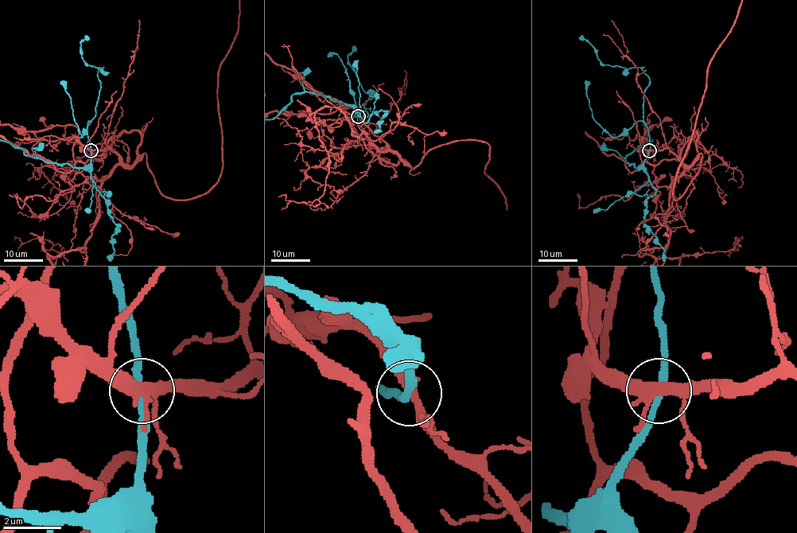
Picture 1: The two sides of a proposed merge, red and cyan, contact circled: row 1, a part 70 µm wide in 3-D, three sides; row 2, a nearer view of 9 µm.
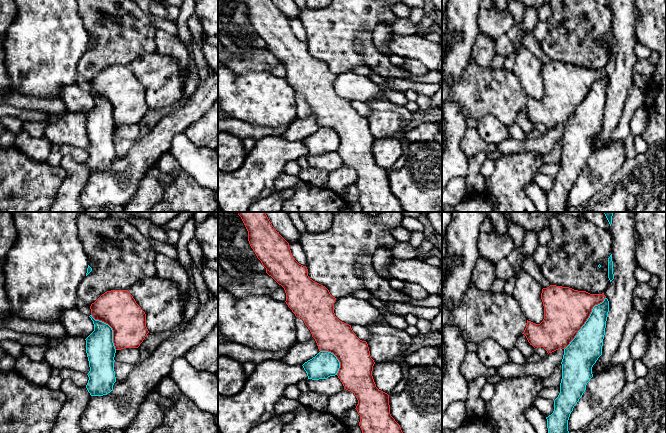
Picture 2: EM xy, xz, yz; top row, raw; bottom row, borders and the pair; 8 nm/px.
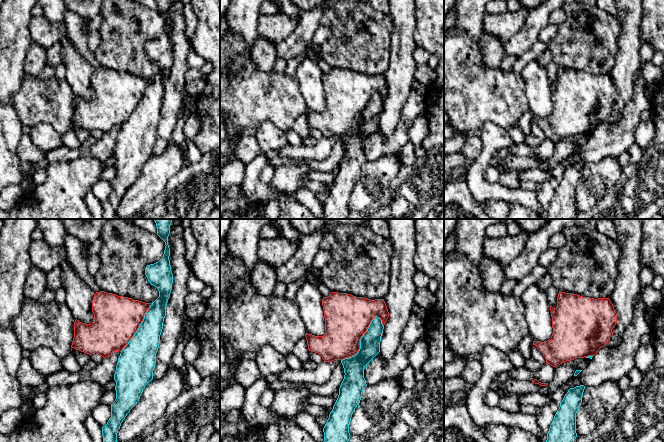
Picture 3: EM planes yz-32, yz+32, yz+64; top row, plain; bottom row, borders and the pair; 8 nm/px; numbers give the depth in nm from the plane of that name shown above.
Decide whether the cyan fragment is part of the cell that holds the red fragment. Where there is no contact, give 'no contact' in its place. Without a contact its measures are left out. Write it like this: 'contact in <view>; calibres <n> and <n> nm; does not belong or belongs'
contact in yz; calibres 360 and 260 nm; does not belong

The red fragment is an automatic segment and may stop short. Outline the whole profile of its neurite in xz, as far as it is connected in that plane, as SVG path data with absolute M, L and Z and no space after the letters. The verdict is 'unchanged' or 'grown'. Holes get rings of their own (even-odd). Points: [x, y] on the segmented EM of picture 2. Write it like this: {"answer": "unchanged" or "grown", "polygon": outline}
{"answer": "unchanged", "polygon": "M237 212L247 231L248 241L257 258L286 293L286 304L296 317L301 318L315 339L319 351L333 353L340 362L337 373L344 389L351 391L357 398L356 410L360 415L359 426L362 433L403 433L400 425L390 414L389 395L376 387L372 371L375 364L370 356L366 341L360 340L351 325L340 321L334 313L333 297L329 290L308 276L306 266L299 264L293 257L289 243L272 226L265 212Z"}

